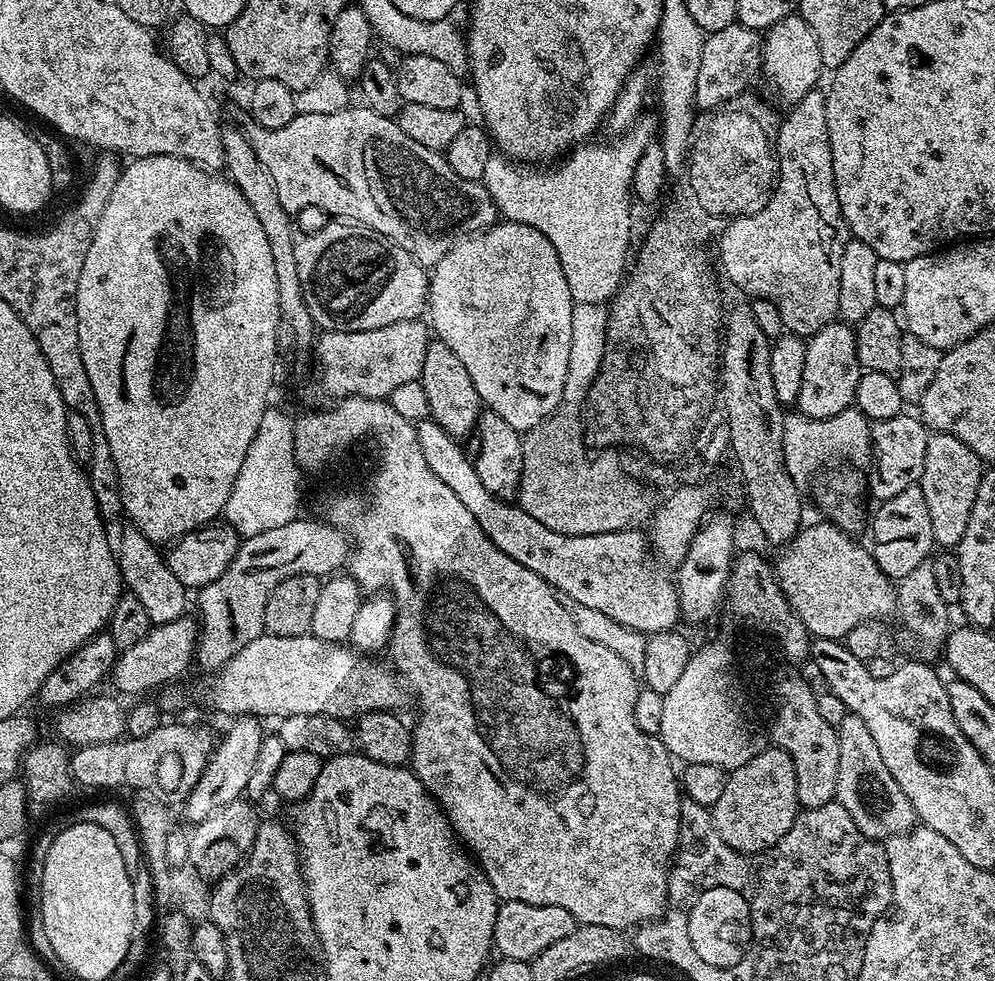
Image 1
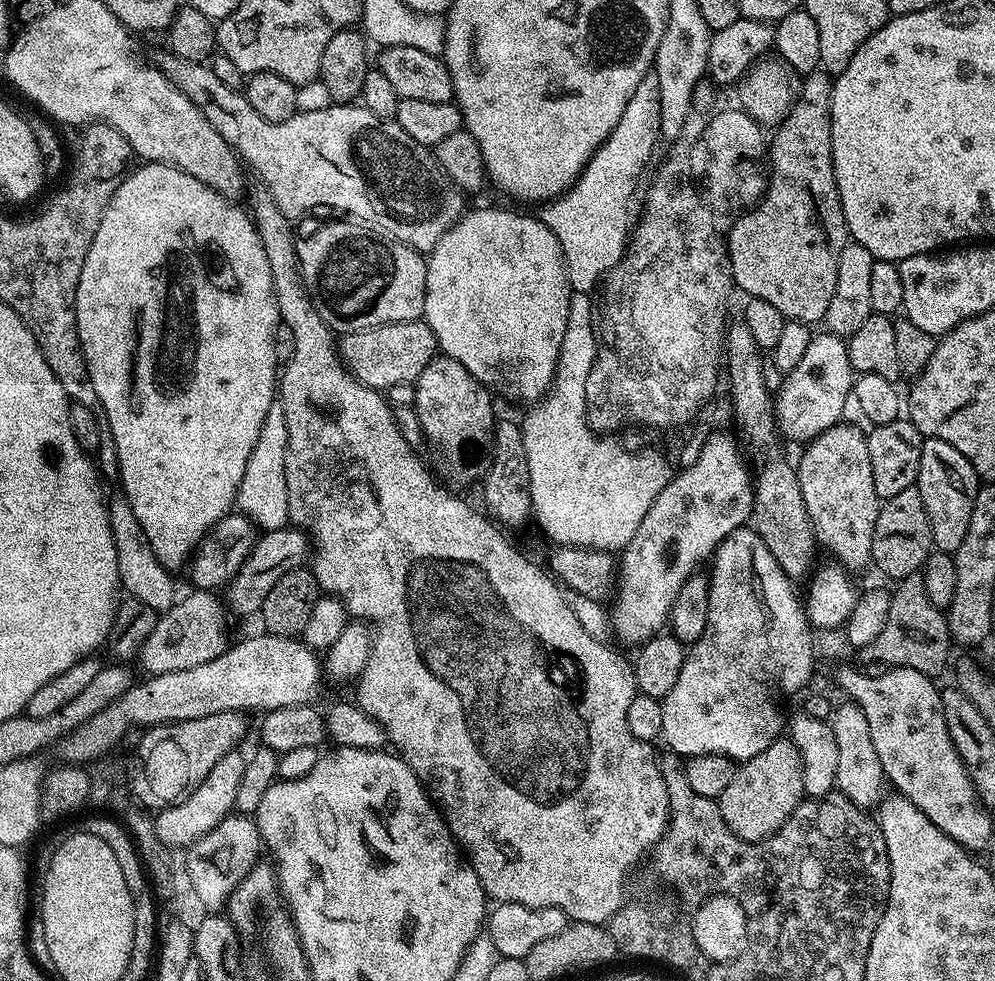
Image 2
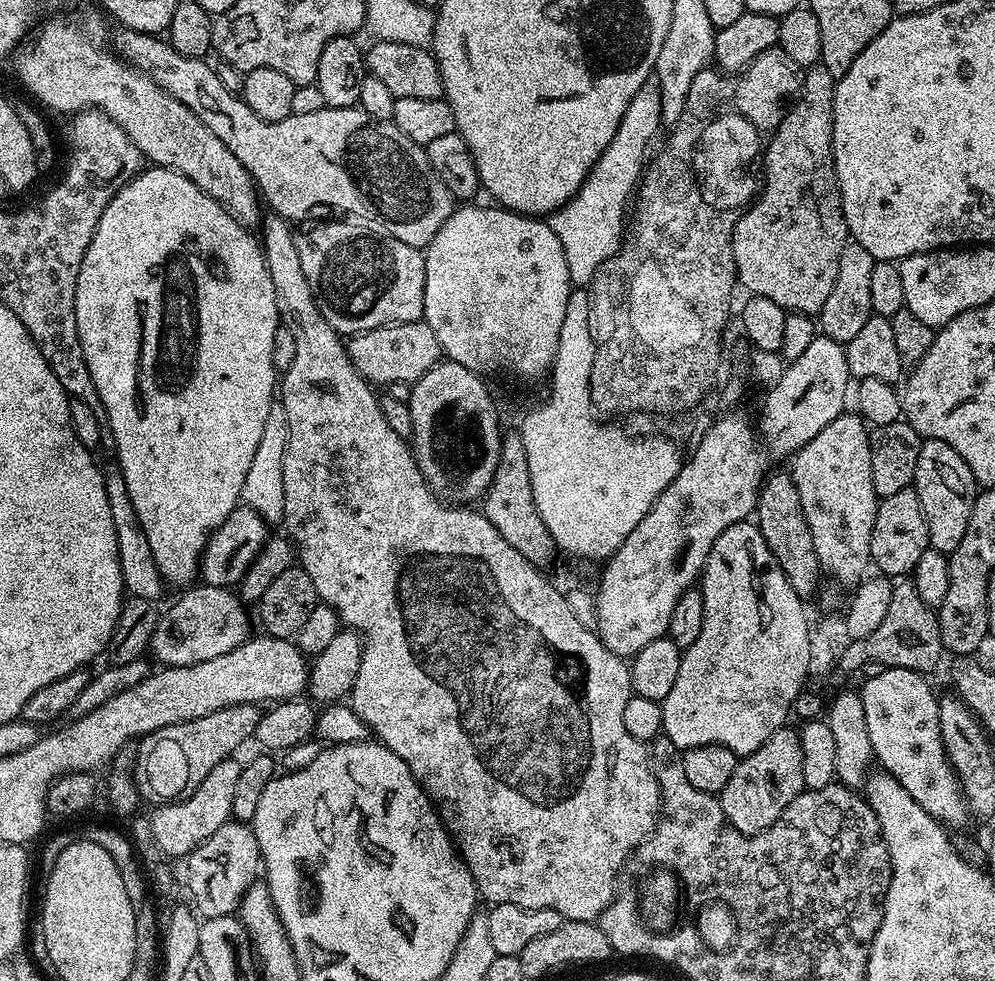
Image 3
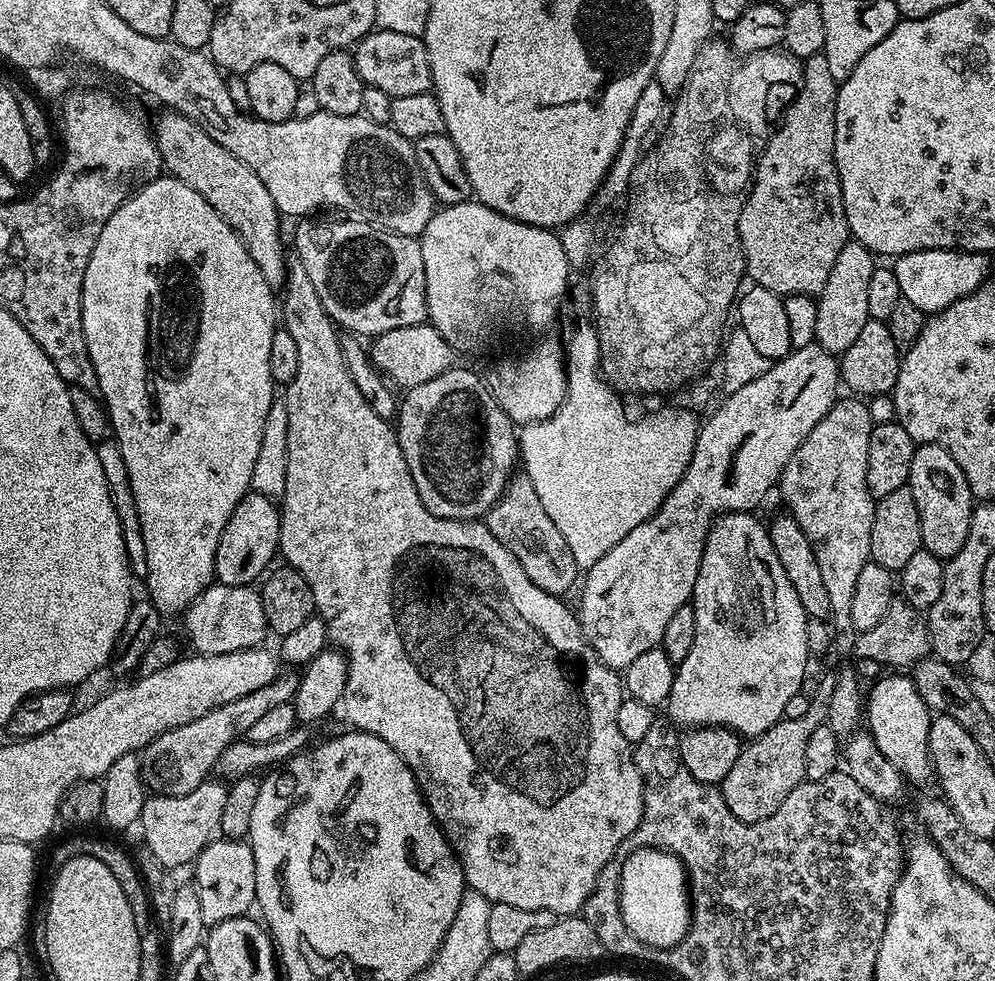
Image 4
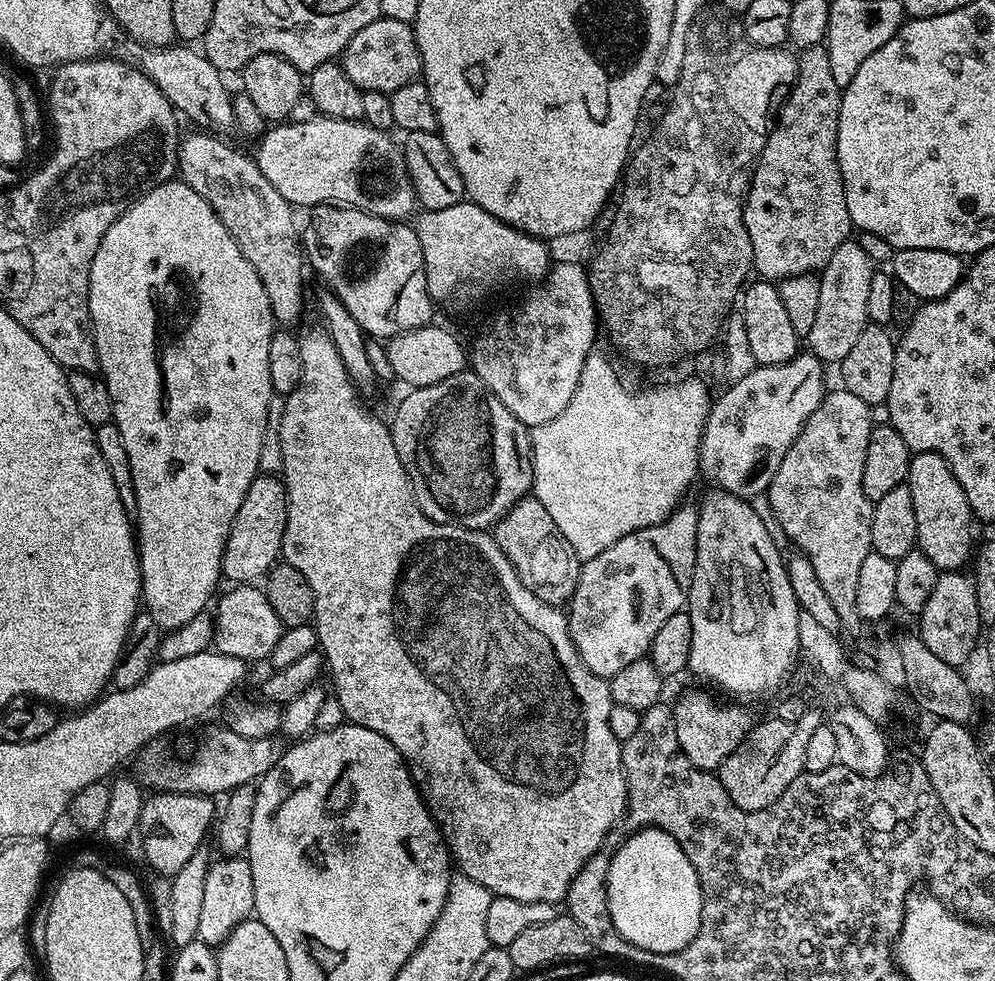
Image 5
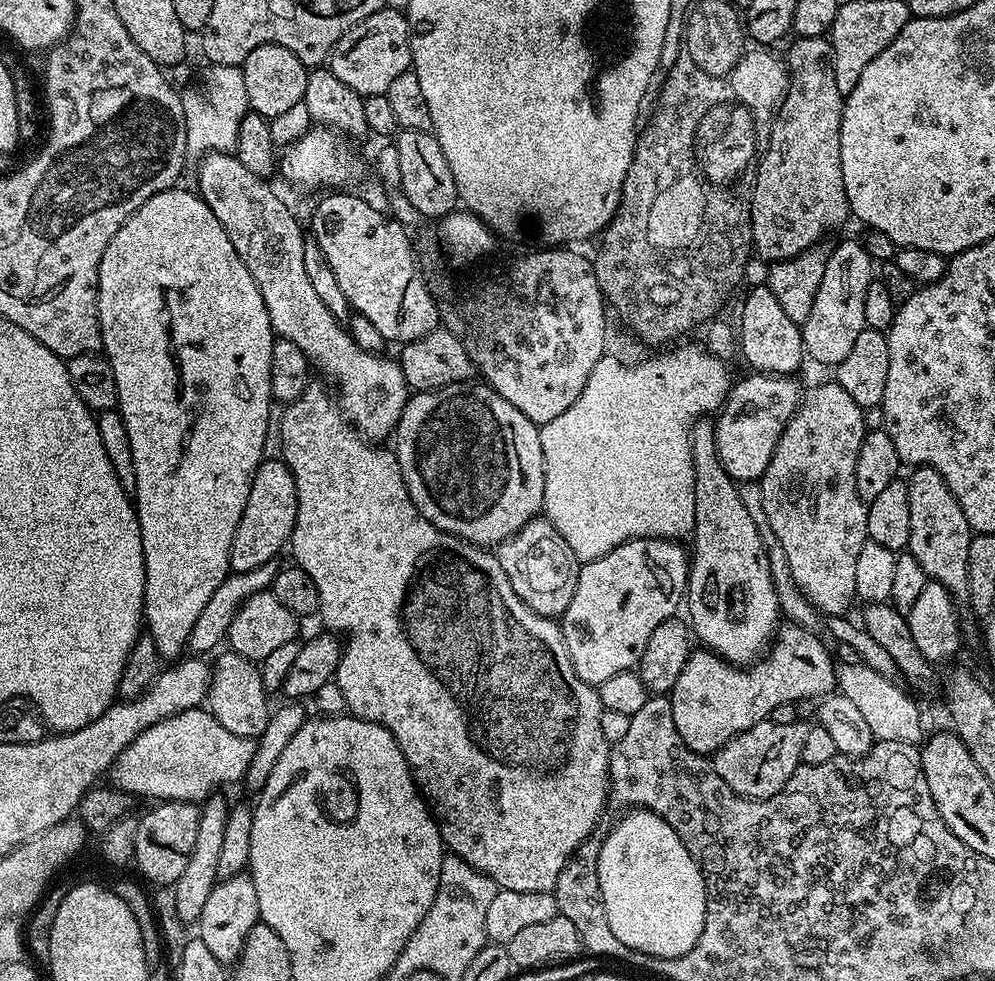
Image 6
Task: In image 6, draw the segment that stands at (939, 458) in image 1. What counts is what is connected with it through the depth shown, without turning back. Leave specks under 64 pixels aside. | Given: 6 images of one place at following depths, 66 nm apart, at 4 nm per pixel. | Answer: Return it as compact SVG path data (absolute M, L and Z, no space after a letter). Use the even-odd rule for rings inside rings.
M917 467L913 476L907 477L910 490L910 538L906 551L914 554L926 570L929 580L936 580L957 602L967 601L968 567L970 566L970 542L974 535L968 525L962 506L954 498L950 486L933 468Z

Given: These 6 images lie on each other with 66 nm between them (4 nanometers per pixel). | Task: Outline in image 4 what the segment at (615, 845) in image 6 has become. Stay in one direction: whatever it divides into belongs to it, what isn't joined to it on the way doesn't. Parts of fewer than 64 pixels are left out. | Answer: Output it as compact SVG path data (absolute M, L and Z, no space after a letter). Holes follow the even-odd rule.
M639 848L620 864L620 912L634 938L654 948L670 948L688 935L690 889L684 864L662 848Z

